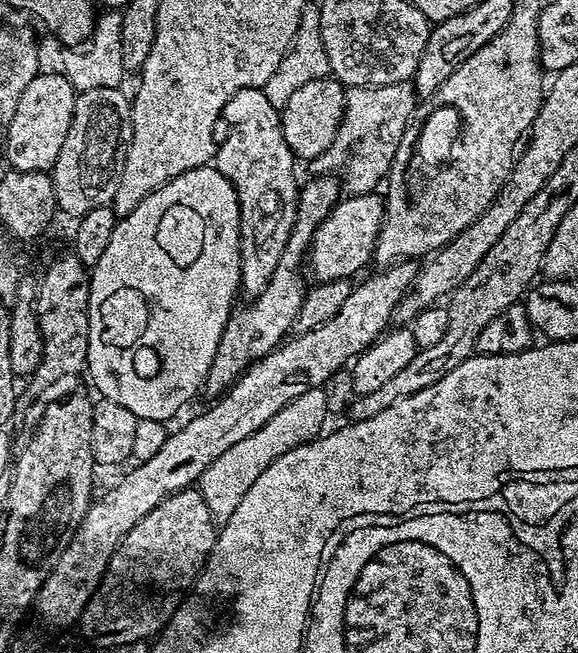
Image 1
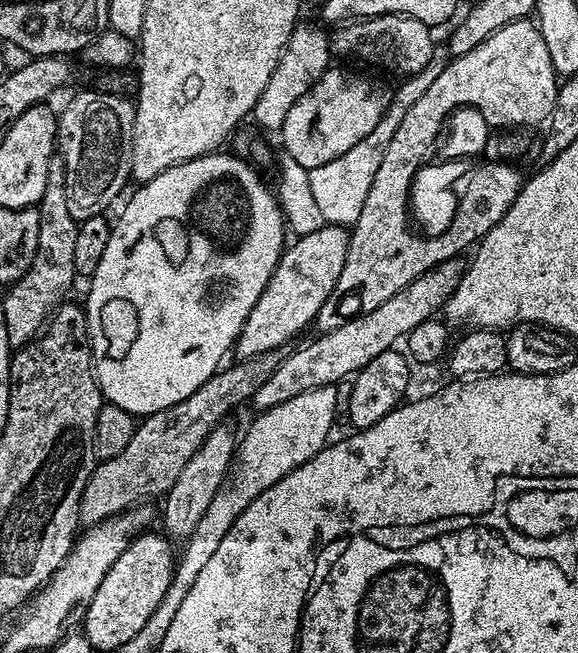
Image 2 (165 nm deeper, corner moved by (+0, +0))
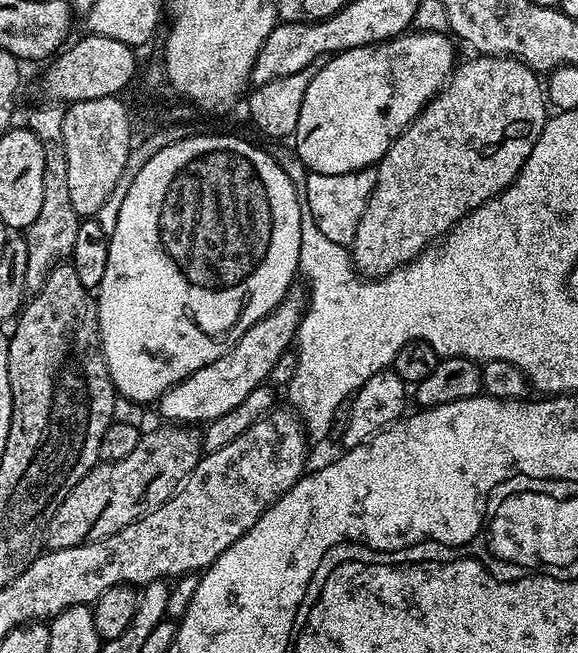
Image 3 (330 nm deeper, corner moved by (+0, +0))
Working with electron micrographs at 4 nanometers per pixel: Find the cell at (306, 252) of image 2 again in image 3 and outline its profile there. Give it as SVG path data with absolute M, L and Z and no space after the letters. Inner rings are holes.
M290 290L284 300L268 316L263 316L233 348L228 348L222 358L202 366L194 374L190 374L182 382L178 382L170 390L166 390L158 401L160 412L165 421L176 426L204 426L214 418L222 418L222 414L234 410L250 390L261 387L271 377L274 366L285 359L284 351L293 347L296 330L306 307L306 296L303 291Z

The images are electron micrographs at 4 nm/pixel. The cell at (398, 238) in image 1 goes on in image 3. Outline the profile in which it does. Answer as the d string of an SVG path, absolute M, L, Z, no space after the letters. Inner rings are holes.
M476 54L471 58L455 65L447 84L375 165L374 190L350 245L350 259L361 277L386 277L424 251L422 222L414 218L422 218L422 202L436 202L444 194L450 168L498 168L494 188L490 194L468 202L466 210L470 212L509 188L530 158L530 150L534 150L534 142L538 142L550 115L541 77L512 56ZM506 132L516 132L516 142L496 144L494 140Z

